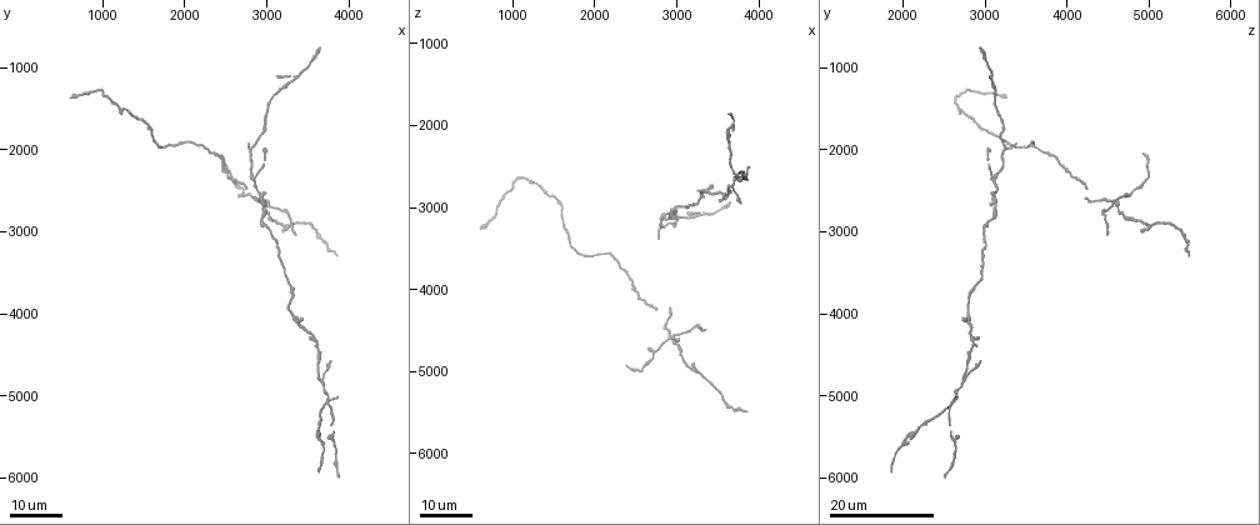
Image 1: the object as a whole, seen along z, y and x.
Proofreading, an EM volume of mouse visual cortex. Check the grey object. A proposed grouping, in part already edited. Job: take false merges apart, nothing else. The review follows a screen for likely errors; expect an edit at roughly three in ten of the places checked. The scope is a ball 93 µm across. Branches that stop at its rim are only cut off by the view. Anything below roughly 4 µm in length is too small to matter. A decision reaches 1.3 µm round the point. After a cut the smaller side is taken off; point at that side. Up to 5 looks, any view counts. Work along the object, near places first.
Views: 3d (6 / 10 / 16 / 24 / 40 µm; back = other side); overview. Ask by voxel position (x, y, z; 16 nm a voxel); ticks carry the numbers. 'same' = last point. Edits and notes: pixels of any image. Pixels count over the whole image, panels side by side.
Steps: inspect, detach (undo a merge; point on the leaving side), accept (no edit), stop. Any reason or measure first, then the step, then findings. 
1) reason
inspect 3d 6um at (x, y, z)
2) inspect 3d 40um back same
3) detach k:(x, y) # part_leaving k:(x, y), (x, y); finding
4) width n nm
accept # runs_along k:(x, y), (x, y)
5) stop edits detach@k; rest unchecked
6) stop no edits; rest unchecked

a fork
inspect 3d 16um at (2800, 2000, 3250)

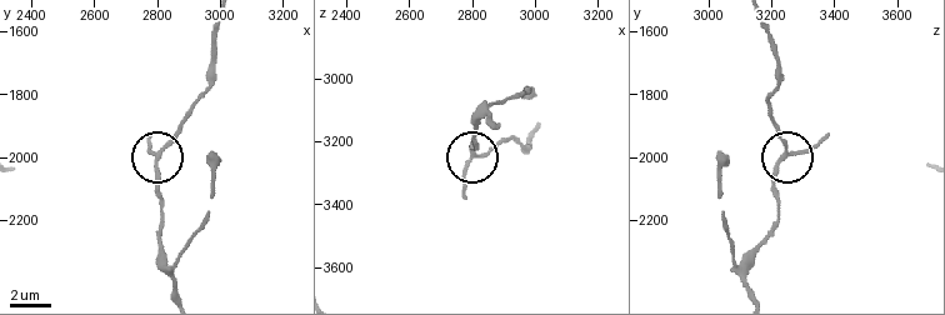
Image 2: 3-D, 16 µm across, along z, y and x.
closer look
inspect 3d 6um at (2790, 1990, 3240)

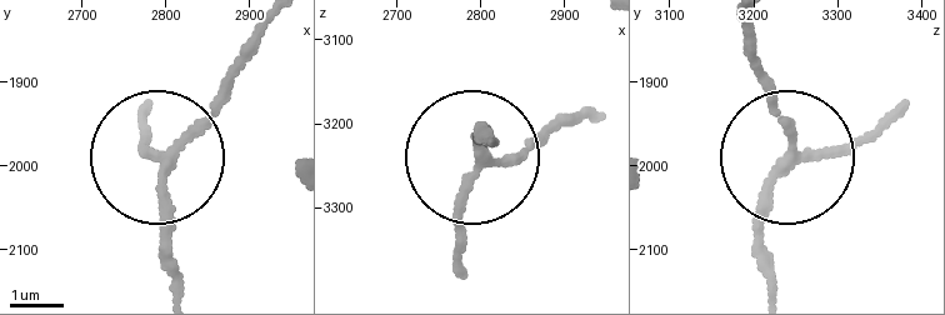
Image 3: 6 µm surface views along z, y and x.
accept # runs_along 3:(775, 285), (761, 204), (789, 136), (753, 60); one neuron here

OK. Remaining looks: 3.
small branch off a trunk
inspect 3d 24um at (2850, 2400, 3050)

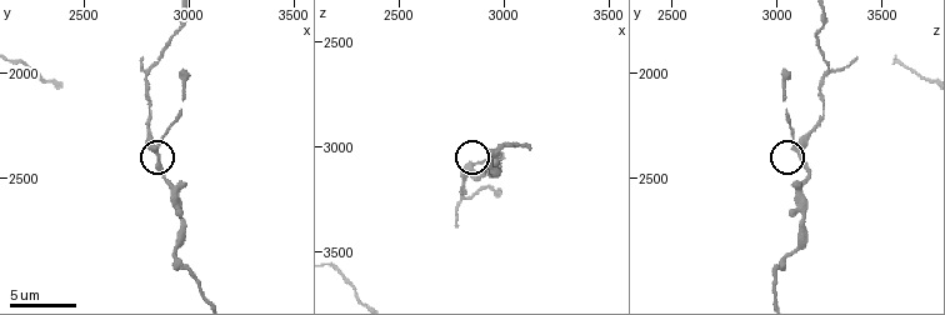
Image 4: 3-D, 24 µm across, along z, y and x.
closer look
inspect 3d 10um at (2830, 2360, 3090)

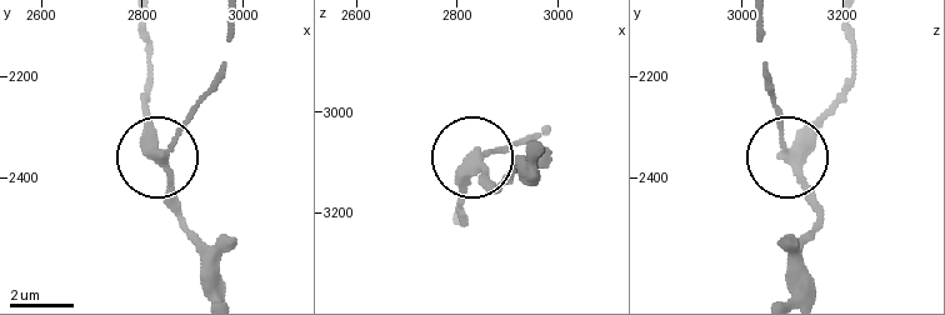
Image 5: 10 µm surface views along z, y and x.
side_arm 7 um
accept # runs_along 5:(808, 198), (783, 151), (775, 90); all the same neuron

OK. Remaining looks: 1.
stop no edits; rest unchecked

